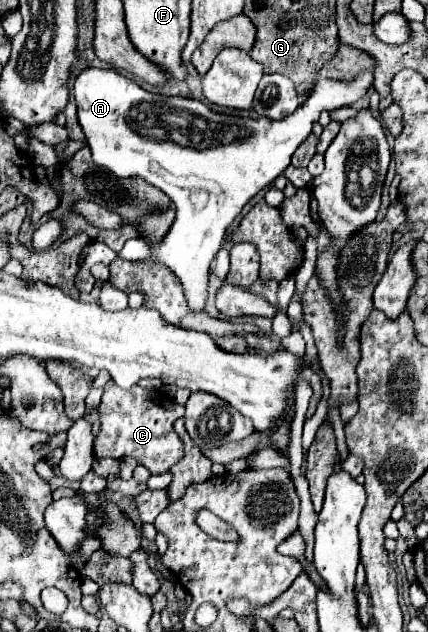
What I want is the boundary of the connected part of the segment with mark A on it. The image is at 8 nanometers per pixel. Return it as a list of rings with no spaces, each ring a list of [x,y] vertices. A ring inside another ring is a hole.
[[[88,67],[84,69],[76,81],[74,81],[74,97],[78,107],[78,123],[86,135],[86,143],[92,151],[92,159],[96,165],[110,169],[118,177],[142,177],[150,185],[162,189],[176,205],[176,217],[172,227],[168,229],[166,237],[158,243],[148,243],[142,239],[130,239],[126,241],[124,249],[119,253],[112,251],[106,243],[94,241],[87,246],[82,269],[90,269],[95,263],[104,263],[109,266],[116,258],[138,261],[138,259],[150,259],[162,261],[170,271],[182,281],[184,297],[190,305],[190,311],[198,313],[206,307],[208,297],[208,277],[210,277],[210,263],[214,255],[220,251],[224,243],[224,233],[230,227],[230,223],[240,215],[242,207],[264,187],[268,187],[282,171],[290,165],[290,157],[296,151],[296,147],[310,135],[312,123],[318,121],[322,109],[338,109],[344,105],[350,105],[358,101],[368,87],[372,85],[372,73],[356,75],[352,83],[334,81],[334,79],[320,79],[316,87],[312,89],[312,95],[296,109],[292,115],[274,121],[274,119],[248,119],[238,115],[226,115],[216,113],[208,109],[202,101],[190,99],[190,97],[168,97],[158,95],[142,89],[132,79],[116,73],[114,69],[98,69]],[[150,133],[160,133],[160,139],[150,137]]]

